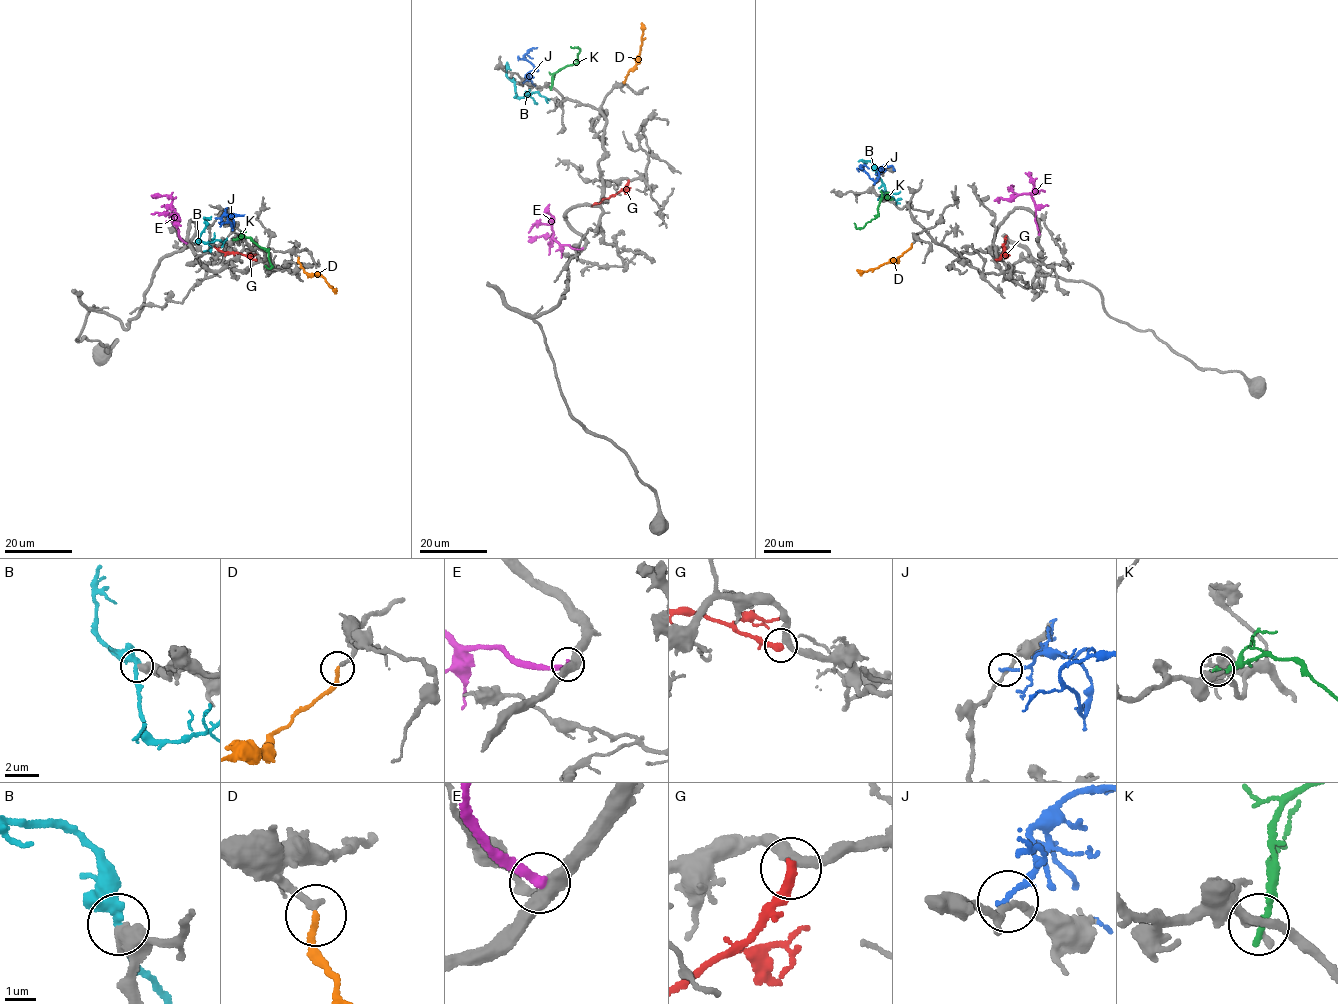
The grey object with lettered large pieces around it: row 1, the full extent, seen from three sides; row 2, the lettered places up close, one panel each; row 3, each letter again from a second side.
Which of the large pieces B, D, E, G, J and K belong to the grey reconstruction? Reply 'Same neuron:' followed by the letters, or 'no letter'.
Same neuron: D

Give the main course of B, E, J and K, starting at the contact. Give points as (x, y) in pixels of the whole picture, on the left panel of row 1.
B: (206, 226), (199, 237), (202, 241), (223, 242), (226, 238)
E: (186, 243), (178, 234), (173, 209), (179, 217), (176, 222), (181, 225)
J: (216, 218), (227, 214), (233, 219), (232, 227), (228, 218), (245, 214)
K: (234, 240), (248, 237), (268, 250), (272, 266), (269, 269), (265, 265)

